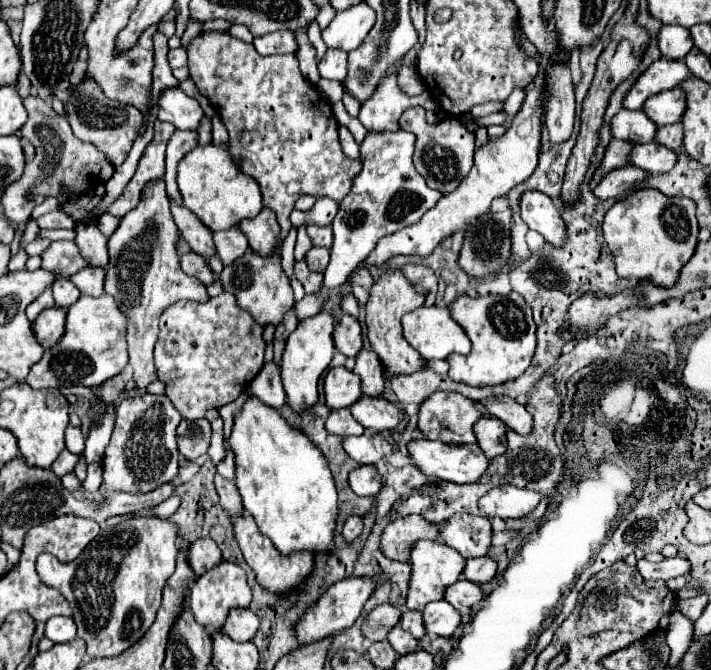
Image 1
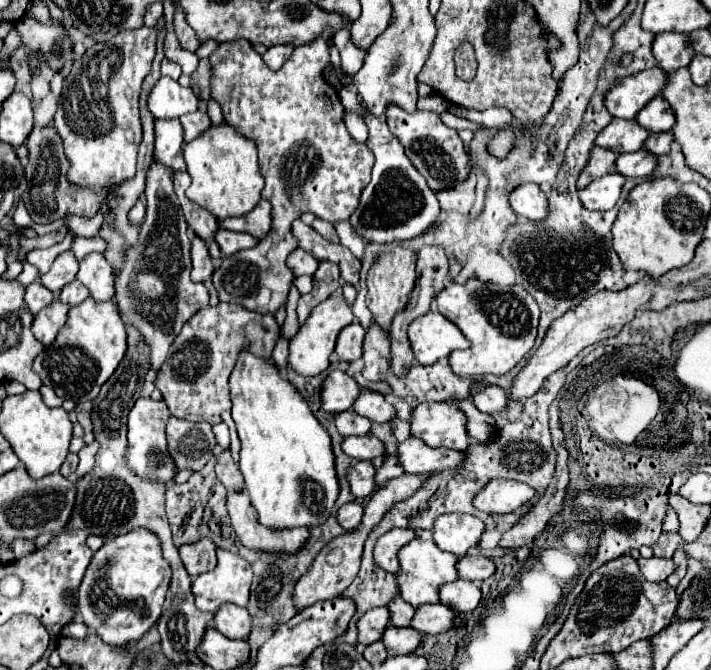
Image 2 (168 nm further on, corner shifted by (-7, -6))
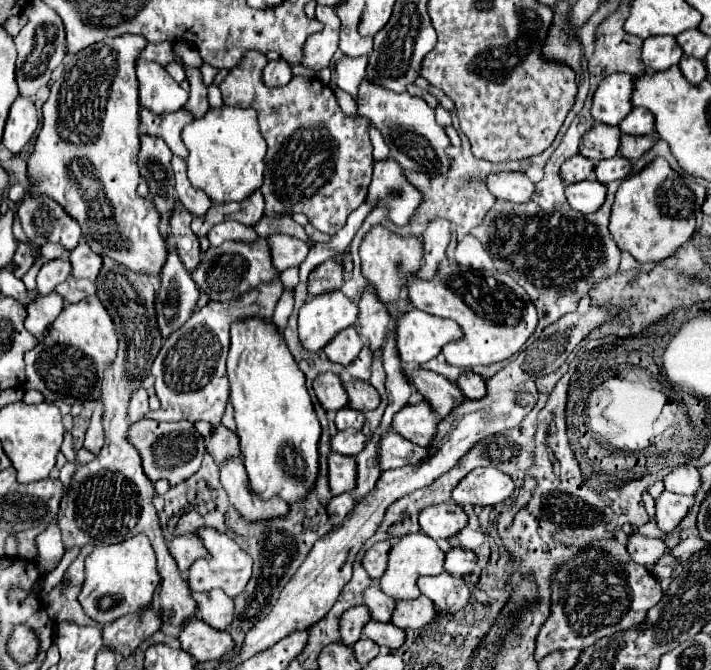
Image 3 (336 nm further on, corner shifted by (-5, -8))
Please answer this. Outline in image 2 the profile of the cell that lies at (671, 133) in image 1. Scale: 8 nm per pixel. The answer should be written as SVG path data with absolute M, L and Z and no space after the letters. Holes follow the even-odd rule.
M658 132L658 134L650 134L644 148L656 156L662 156L662 154L668 154L670 148L672 148L672 142L674 142L674 134L672 132Z

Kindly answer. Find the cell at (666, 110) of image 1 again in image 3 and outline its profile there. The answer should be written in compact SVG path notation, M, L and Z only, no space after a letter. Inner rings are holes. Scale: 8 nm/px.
M634 108L620 124L618 124L622 134L634 134L634 136L644 136L654 132L654 116L646 108Z

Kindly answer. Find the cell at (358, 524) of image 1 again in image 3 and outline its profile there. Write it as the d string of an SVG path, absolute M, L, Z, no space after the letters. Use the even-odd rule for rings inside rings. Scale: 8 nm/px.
M344 492L344 494L340 494L340 496L334 496L334 498L330 498L330 502L326 504L330 522L332 522L334 526L338 526L352 508L354 508L354 498L352 498L350 492Z

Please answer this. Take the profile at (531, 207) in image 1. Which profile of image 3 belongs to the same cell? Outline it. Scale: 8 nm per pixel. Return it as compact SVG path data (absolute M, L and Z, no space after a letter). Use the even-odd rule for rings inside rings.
M492 172L486 178L488 190L502 200L510 202L528 202L534 194L534 184L524 172Z

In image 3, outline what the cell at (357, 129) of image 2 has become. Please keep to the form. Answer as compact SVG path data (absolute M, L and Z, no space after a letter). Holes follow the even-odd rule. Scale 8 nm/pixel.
M338 86L334 88L334 92L336 92L336 100L338 100L342 112L350 114L350 116L356 116L356 102L354 102L354 98L348 92L344 92L342 88L338 88Z

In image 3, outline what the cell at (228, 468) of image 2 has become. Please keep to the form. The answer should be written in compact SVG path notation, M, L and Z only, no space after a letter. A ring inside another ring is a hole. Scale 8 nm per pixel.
M224 424L212 426L212 434L210 434L210 442L208 442L208 452L212 454L212 458L222 464L224 460L238 456L240 454L240 446L238 446L238 436L236 432L228 430Z

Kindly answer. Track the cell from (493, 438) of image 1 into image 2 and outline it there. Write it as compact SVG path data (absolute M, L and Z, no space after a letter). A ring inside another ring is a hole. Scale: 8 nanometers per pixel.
M462 400L458 406L468 418L468 436L470 438L476 438L480 444L484 444L496 436L496 426L494 426L496 420L490 414L482 414L472 404L472 400Z

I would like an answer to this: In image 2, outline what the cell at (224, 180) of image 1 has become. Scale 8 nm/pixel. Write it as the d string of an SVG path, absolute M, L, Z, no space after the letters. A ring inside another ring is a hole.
M222 124L222 126L210 126L200 138L192 140L190 144L184 146L184 160L188 164L188 174L192 176L192 184L186 190L186 196L200 204L202 208L210 210L218 220L224 218L234 218L234 216L244 216L250 210L254 210L254 206L258 206L260 202L260 192L264 188L264 178L260 174L258 168L258 154L256 154L256 146L250 140L244 140L232 126Z

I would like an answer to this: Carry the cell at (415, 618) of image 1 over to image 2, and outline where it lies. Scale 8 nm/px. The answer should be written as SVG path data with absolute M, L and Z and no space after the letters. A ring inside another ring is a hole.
M400 596L394 598L390 604L388 604L388 610L390 610L390 622L392 626L402 626L402 628L410 628L410 622L412 622L412 614L416 612L408 602L404 602Z

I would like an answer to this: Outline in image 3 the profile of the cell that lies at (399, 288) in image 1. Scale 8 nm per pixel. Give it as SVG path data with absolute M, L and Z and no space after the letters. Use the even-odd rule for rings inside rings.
M376 224L370 228L370 232L364 236L360 244L360 258L362 274L368 278L370 284L374 284L380 300L388 304L400 296L406 284L406 276L410 276L414 270L420 270L422 242L416 236L398 236L386 230L382 224Z

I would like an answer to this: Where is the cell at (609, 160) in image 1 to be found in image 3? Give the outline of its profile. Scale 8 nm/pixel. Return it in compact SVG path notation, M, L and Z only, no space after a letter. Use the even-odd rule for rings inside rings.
M580 154L572 156L570 160L566 160L562 164L562 168L560 168L560 176L562 176L562 180L566 184L574 184L574 182L580 182L580 180L592 178L592 172L594 172L594 162L586 160Z

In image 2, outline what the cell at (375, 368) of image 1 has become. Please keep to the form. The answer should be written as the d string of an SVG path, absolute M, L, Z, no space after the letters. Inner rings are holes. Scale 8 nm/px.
M372 324L366 332L362 360L366 362L362 370L366 380L382 380L382 372L390 368L390 338L376 324Z

